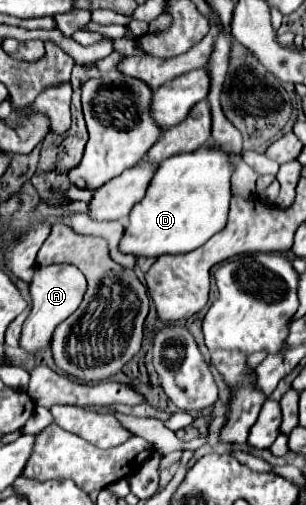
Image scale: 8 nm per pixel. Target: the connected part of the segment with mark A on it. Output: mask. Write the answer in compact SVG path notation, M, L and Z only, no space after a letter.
M55 263L55 265L47 265L47 267L37 267L35 277L29 287L31 287L33 307L23 325L21 347L25 351L37 351L41 347L49 347L55 327L59 323L63 323L71 313L75 313L75 309L81 305L81 299L87 289L87 279L75 265Z

